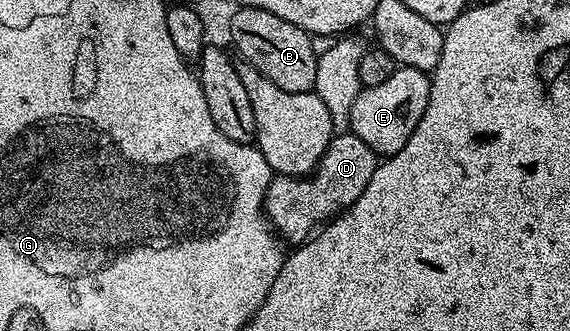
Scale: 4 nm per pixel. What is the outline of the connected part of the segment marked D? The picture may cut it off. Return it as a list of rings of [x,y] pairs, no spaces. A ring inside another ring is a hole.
[[[349,133],[335,134],[318,166],[309,175],[275,174],[271,178],[264,200],[264,214],[270,226],[287,244],[306,242],[315,228],[342,214],[356,202],[368,181],[372,181],[372,173],[379,162],[379,156],[368,149],[360,137]]]

